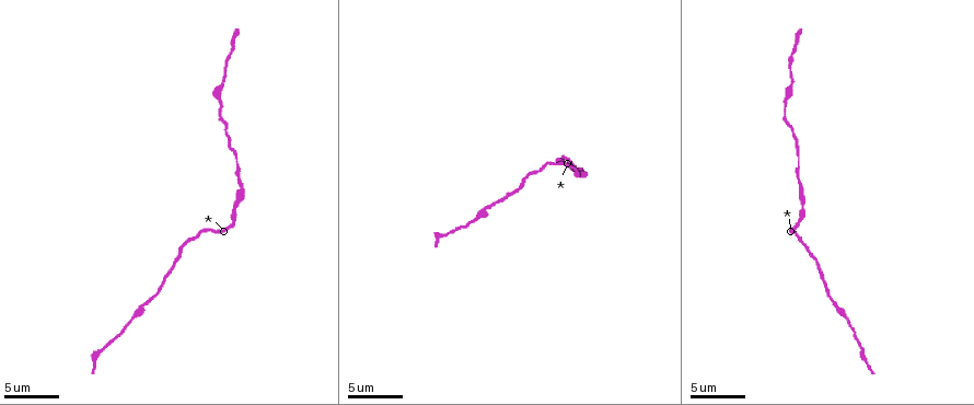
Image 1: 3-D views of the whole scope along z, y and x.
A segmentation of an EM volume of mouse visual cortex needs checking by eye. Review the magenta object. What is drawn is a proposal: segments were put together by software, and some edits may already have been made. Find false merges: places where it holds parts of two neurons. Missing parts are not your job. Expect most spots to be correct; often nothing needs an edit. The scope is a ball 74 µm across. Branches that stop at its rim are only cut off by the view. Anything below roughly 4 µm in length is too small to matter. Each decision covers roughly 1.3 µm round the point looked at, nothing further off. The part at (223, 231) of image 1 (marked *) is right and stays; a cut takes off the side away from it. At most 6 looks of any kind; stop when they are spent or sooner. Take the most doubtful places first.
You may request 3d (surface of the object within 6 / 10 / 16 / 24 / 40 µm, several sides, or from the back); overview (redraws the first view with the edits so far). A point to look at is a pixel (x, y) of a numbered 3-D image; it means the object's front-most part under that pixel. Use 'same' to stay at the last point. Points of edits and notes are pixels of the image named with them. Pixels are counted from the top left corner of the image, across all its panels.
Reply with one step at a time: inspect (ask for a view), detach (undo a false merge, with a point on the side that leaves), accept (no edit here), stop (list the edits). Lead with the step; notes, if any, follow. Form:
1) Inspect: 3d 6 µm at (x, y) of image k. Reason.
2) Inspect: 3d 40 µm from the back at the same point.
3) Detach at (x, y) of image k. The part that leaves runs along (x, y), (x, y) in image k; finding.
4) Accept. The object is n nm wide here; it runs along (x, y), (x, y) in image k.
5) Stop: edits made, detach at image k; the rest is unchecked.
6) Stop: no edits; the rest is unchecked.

Inspect: 3d 10 µm at (798, 176) of image 1. Thick turns thin.

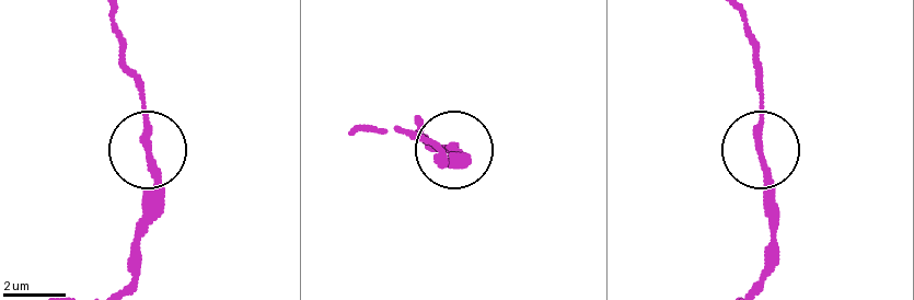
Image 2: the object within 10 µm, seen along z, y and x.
Accept. It runs along (761, 280), (771, 233), (763, 71) in image 2; one neuron here.

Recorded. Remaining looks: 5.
Inspect: 3d 10 µm at (846, 319) of image 1. Sudden change in width.

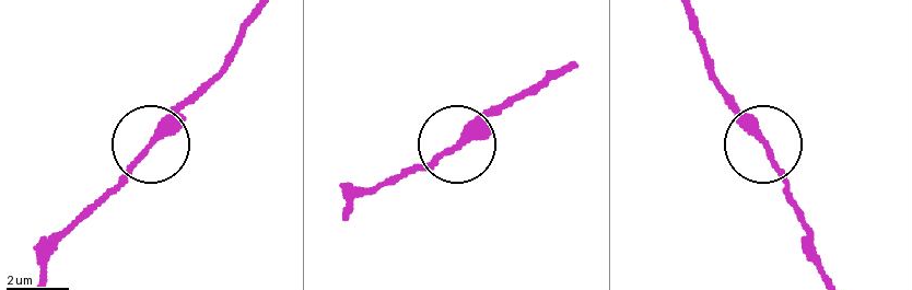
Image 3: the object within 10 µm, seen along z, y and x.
Inspect: 3d 6 µm at (154, 139) of image 3. Closer look.

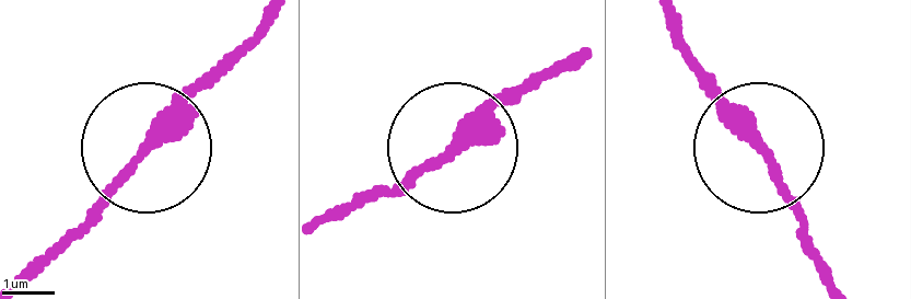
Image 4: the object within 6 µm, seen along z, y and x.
Accept. It runs along (580, 55), (514, 85), (445, 154), (349, 211) in image 4; all the same neuron.

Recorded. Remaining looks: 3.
Inspect: 3d 16 µm at (786, 104) of image 1. Calibre changes.

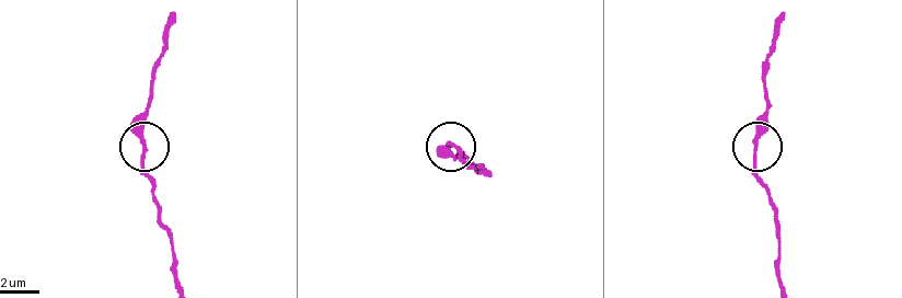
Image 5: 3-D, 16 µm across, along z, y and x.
Inspect: 3d 6 µm at (143, 146) of image 5. Closer look.

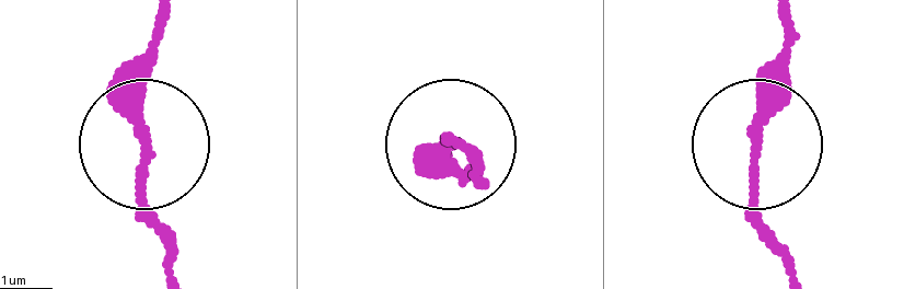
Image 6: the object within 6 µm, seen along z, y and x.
Accept. It runs along (172, 275), (146, 197), (159, 14) in image 6; one neuron here.

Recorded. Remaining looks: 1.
Stop: no edits; the rest is unchecked.

